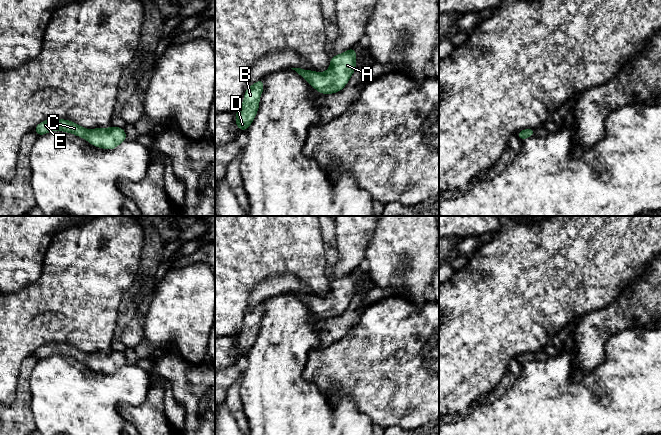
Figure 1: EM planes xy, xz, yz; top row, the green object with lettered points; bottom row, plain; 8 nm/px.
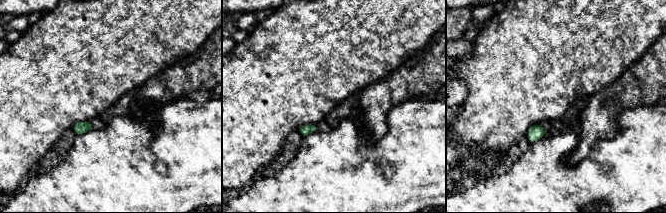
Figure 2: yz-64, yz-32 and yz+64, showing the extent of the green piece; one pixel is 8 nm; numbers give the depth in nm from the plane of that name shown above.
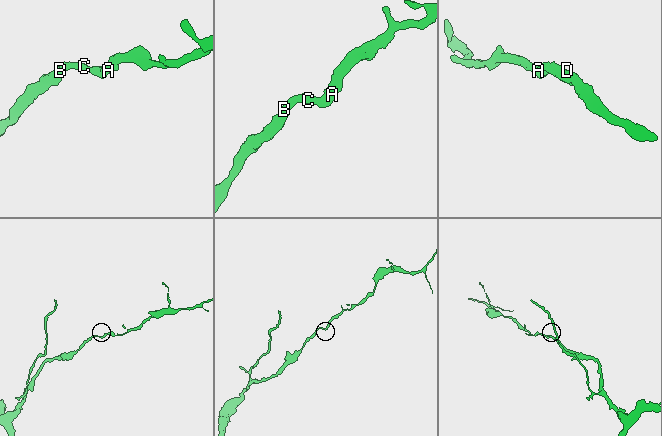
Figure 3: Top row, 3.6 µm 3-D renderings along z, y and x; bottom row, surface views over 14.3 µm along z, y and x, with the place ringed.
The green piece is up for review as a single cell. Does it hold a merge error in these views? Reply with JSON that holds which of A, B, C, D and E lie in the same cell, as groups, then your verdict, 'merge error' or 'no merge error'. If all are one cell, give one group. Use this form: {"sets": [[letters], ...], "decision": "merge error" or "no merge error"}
{"sets": [["A", "B", "C", "D", "E"]], "decision": "no merge error"}

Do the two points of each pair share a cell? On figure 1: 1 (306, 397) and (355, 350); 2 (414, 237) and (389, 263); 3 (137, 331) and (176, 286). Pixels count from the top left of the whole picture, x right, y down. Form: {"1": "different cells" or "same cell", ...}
{"1": "different cells", "2": "same cell", "3": "different cells"}

